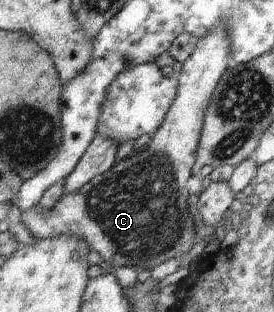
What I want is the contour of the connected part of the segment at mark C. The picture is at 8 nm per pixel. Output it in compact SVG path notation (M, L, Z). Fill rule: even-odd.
M220 27L212 29L204 38L199 39L195 51L191 54L191 56L189 56L189 58L187 58L187 60L185 60L181 72L179 74L176 74L179 82L179 87L175 101L173 102L172 108L169 110L169 113L165 116L162 126L157 130L157 132L155 132L155 135L152 136L153 141L145 149L140 150L135 154L131 154L126 159L121 160L121 162L117 162L117 164L115 164L113 168L111 168L111 170L109 170L108 172L95 176L95 178L93 178L91 181L88 181L87 184L85 184L78 192L67 195L63 194L63 196L61 196L61 199L56 203L56 206L53 206L53 208L41 209L39 204L38 206L31 208L31 210L29 211L23 211L21 214L22 218L20 219L20 222L23 222L22 224L26 226L27 230L29 230L29 232L31 232L31 234L33 234L33 236L38 239L51 239L62 235L77 236L80 240L83 240L89 246L90 250L97 251L99 255L101 255L103 261L109 263L109 265L112 265L113 267L134 267L135 269L137 269L141 266L144 270L152 271L155 267L162 264L163 262L171 260L171 258L181 259L189 254L189 252L199 239L196 234L194 214L191 214L191 210L189 209L188 198L190 193L187 189L187 181L192 176L192 169L196 162L196 153L199 147L198 143L200 140L203 118L205 115L205 110L209 105L210 97L215 91L217 82L219 82L219 80L221 79L223 72L227 70L229 64L233 63L230 58L229 45L230 41L228 40L226 33Z

